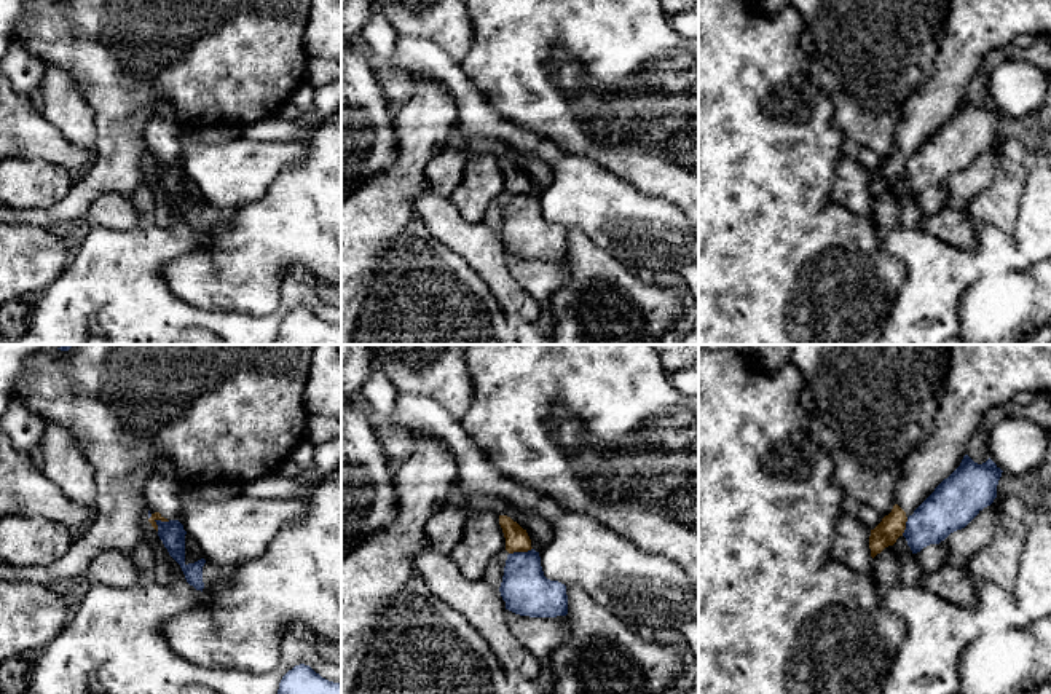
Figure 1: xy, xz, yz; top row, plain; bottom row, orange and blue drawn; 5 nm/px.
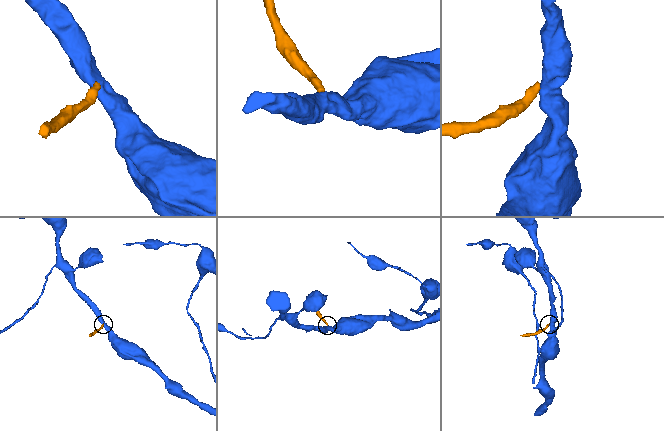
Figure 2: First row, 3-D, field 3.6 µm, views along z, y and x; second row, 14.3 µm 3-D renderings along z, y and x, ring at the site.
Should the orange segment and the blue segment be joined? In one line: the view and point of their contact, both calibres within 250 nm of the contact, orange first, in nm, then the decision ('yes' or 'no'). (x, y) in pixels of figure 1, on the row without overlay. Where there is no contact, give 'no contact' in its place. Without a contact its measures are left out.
xy (161, 163) | 50/130 nm | no

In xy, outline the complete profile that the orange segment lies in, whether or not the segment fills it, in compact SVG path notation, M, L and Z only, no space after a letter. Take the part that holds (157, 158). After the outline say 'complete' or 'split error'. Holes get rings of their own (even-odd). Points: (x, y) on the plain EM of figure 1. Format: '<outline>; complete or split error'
M158 104L145 129L145 144L152 156L148 164L158 174L156 164L177 163L180 158L182 126L171 104Z; split error

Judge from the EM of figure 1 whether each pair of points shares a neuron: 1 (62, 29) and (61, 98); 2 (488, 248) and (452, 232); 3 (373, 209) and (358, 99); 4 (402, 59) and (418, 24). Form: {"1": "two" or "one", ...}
{"1": "two", "2": "one", "3": "two", "4": "two"}

